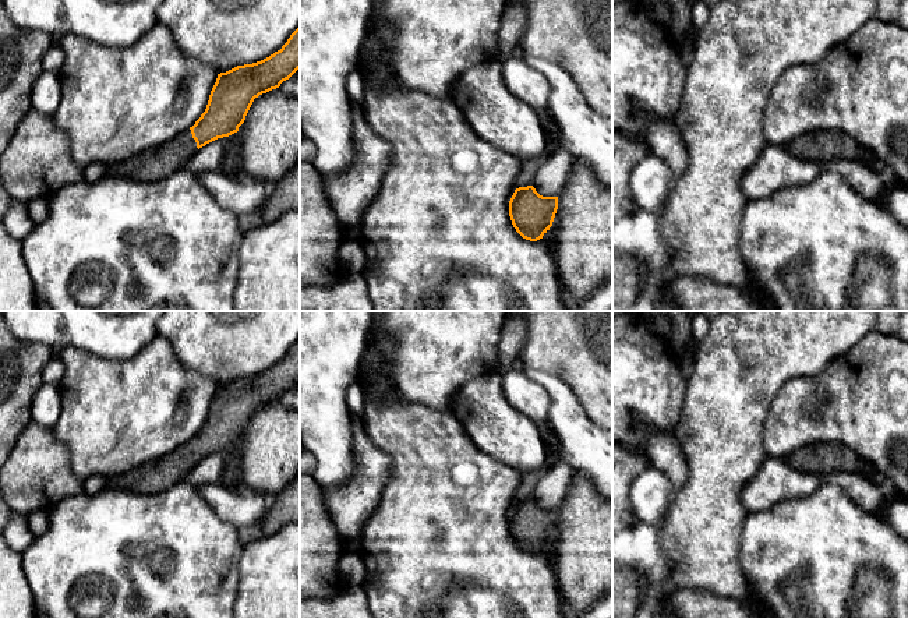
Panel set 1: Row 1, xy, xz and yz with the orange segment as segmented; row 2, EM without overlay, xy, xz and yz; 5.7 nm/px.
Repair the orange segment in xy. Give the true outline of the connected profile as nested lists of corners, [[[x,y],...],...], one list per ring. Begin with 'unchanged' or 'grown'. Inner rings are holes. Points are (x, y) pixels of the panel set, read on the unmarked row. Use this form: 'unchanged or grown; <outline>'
grown; [[[300,338],[290,347],[282,361],[269,370],[252,377],[237,378],[226,385],[218,386],[206,421],[192,439],[158,460],[109,478],[106,488],[133,491],[138,494],[155,494],[186,480],[187,474],[197,466],[199,460],[218,451],[229,449],[237,445],[239,439],[244,435],[254,412],[262,406],[279,400],[280,396],[289,392],[298,381]]]

